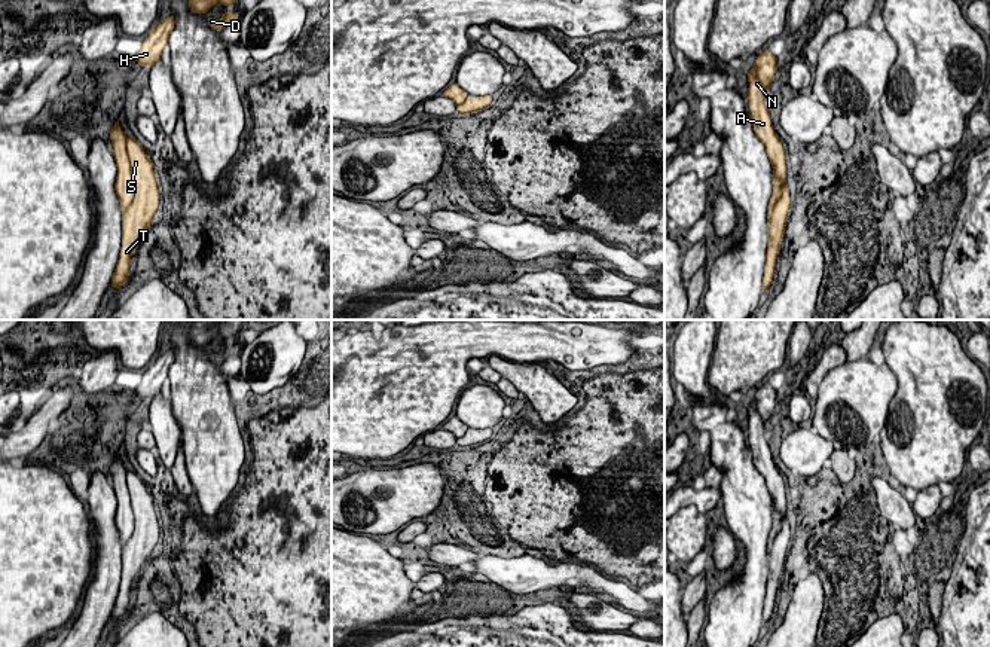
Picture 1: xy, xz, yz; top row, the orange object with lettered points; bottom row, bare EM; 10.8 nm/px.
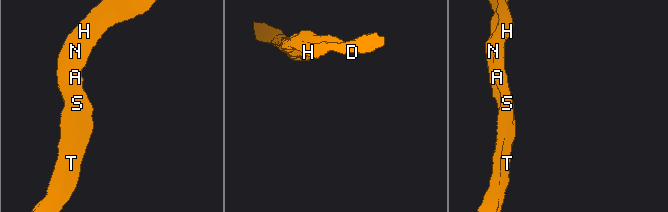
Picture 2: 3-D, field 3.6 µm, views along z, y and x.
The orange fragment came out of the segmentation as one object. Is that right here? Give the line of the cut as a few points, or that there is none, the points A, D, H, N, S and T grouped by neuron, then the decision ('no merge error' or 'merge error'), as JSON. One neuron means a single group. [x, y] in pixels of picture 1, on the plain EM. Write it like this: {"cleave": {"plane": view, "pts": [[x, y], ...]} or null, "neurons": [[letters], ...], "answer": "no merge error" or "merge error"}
{"cleave": null, "neurons": [["A", "D", "H", "N", "S", "T"]], "answer": "no merge error"}

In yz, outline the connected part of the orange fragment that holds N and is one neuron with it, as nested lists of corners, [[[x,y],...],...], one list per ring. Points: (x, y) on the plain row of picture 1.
[[[760,384],[748,406],[748,439],[757,471],[764,477],[773,501],[773,525],[767,543],[769,577],[764,596],[763,622],[767,623],[774,610],[776,592],[785,567],[786,549],[791,540],[786,518],[786,491],[783,479],[773,463],[771,449],[764,437],[764,424],[774,413],[777,391],[769,384]]]

